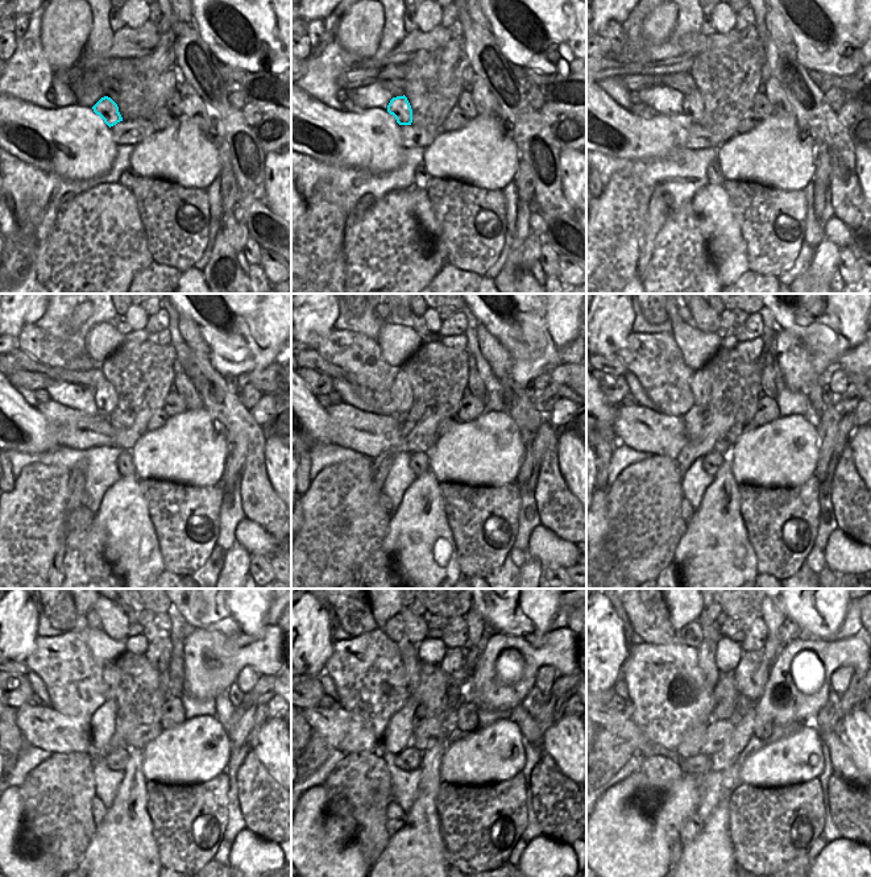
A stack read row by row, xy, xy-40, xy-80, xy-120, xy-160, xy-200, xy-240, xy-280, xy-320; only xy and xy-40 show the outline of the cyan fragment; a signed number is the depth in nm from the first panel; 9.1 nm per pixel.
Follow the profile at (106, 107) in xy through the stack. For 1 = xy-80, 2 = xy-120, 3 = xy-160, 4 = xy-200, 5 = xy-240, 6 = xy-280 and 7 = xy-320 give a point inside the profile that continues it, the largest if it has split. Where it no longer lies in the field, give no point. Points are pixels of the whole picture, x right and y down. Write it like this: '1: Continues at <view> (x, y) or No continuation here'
1: Continues at xy-80 (693, 103)
2: Continues at xy-120 (106, 398)
3: Continues at xy-160 (402, 398)
4: Continues at xy-200 (701, 389)
5: Continues at xy-240 (110, 673)
6: Continues at xy-280 (411, 663)
7: Continues at xy-320 (708, 648)

